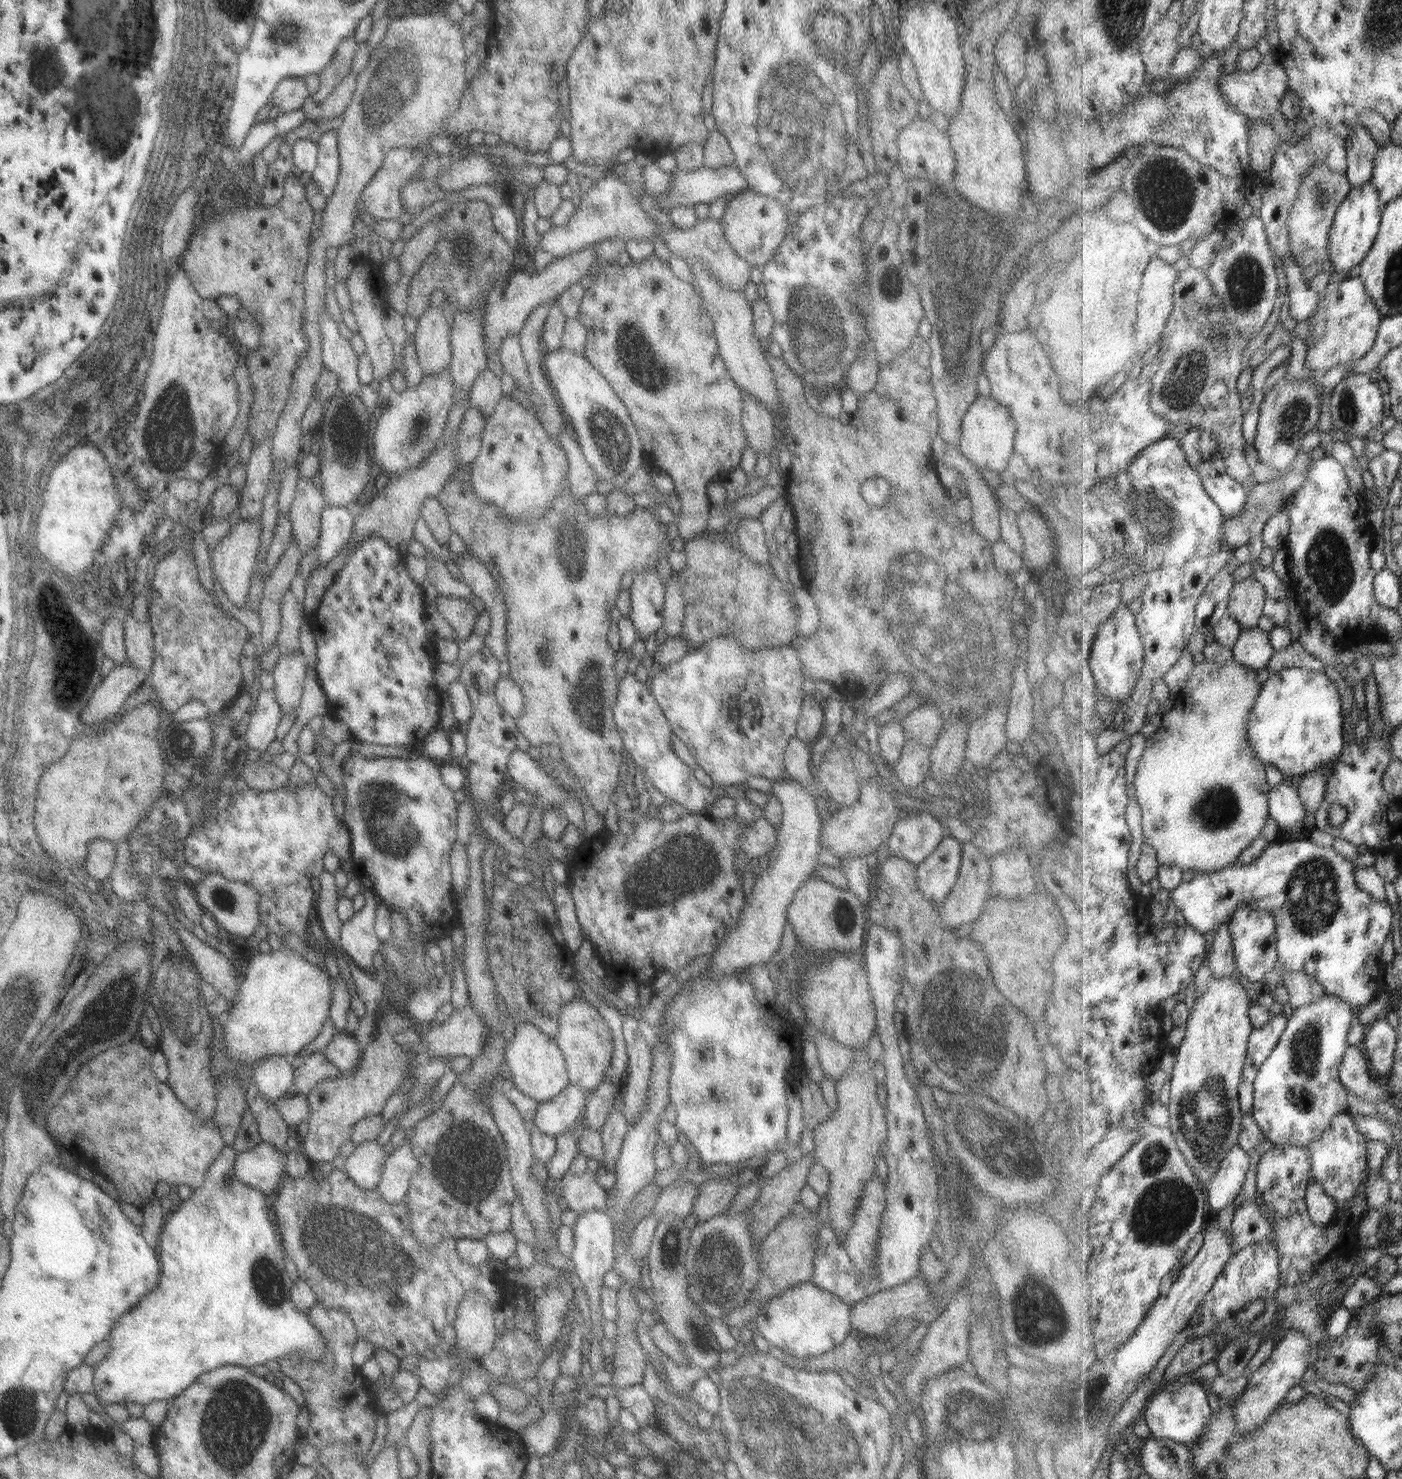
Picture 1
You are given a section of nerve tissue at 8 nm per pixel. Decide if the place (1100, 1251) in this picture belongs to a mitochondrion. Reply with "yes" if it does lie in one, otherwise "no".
no

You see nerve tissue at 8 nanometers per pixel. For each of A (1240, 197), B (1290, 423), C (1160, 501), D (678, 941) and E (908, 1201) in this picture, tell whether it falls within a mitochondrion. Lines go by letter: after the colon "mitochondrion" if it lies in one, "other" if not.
A: other
B: mitochondrion
C: mitochondrion
D: other
E: other

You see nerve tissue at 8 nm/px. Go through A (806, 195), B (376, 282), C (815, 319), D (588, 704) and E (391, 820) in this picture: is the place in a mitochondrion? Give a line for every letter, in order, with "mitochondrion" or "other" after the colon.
A: other
B: other
C: mitochondrion
D: mitochondrion
E: mitochondrion

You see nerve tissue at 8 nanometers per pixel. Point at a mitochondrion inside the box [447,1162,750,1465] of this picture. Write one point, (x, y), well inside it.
(715, 1263)

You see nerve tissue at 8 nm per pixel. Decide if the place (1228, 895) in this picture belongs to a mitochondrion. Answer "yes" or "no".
no

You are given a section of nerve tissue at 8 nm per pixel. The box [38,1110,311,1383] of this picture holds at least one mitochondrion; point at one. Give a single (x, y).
(266, 1280)

